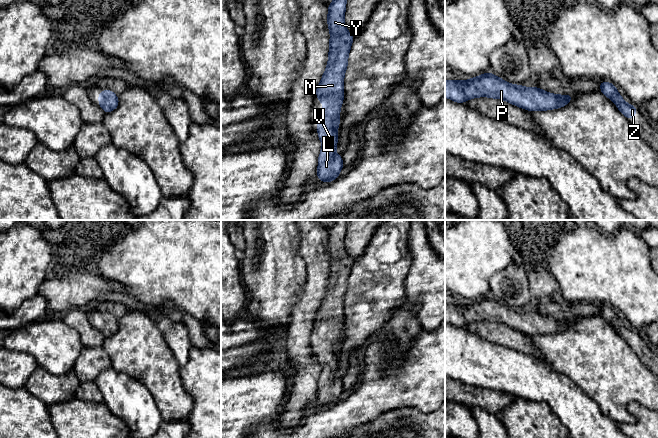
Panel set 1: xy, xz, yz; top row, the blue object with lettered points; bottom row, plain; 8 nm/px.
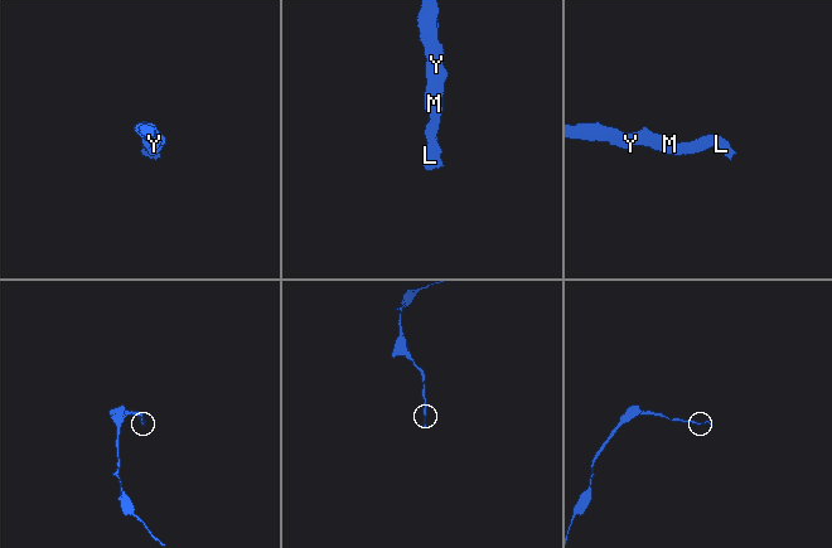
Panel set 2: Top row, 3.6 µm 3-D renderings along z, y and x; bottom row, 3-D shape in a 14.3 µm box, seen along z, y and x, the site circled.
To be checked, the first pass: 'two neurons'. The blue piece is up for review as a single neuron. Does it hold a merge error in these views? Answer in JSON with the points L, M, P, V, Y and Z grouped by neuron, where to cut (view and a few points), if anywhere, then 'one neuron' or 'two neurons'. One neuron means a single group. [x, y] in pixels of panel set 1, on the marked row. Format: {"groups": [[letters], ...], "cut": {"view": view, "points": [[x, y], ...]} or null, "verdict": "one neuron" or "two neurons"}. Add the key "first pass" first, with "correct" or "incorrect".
{"first pass": "incorrect", "groups": [["L", "M", "P", "V", "Y", "Z"]], "cut": null, "verdict": "one neuron"}

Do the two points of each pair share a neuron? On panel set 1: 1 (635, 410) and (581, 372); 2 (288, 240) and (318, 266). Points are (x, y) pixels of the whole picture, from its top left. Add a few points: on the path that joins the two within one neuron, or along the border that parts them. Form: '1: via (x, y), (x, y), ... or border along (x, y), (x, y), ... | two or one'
1: border along (647, 406), (630, 402), (636, 420), (618, 424) | two
2: border along (298, 230), (298, 253), (304, 262), (306, 270) | two

